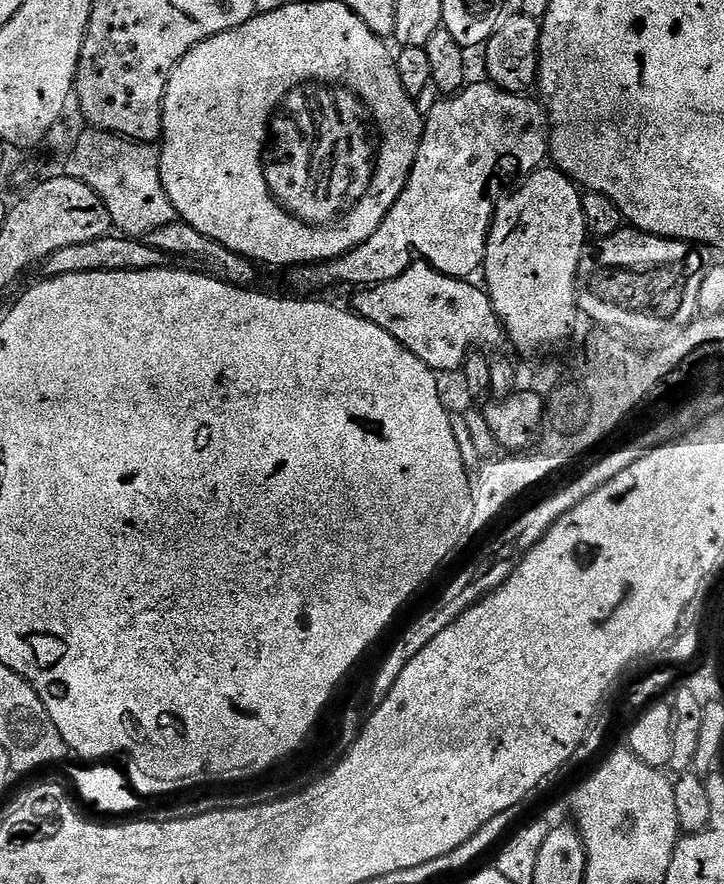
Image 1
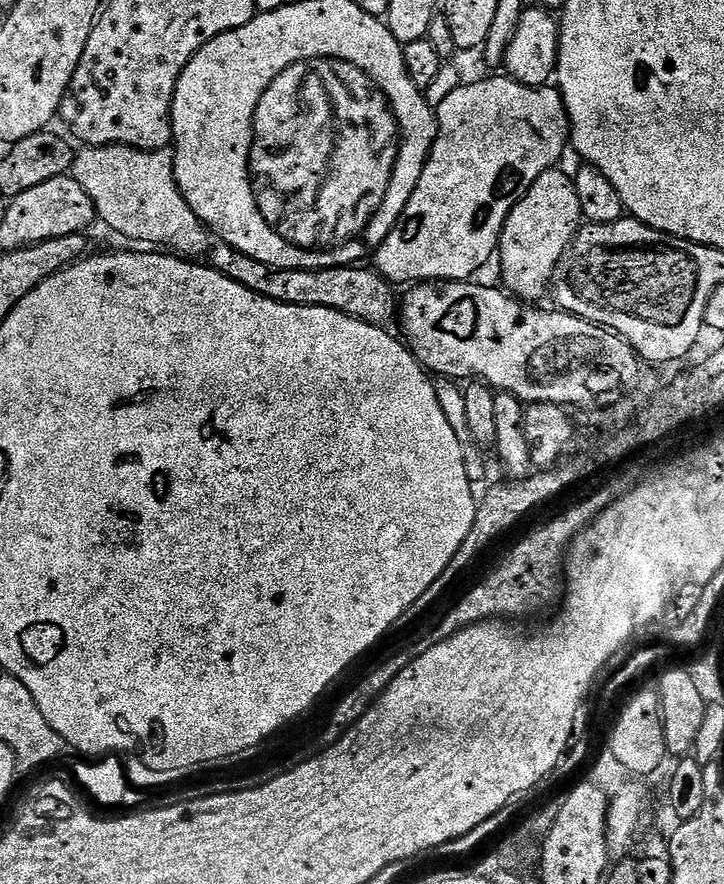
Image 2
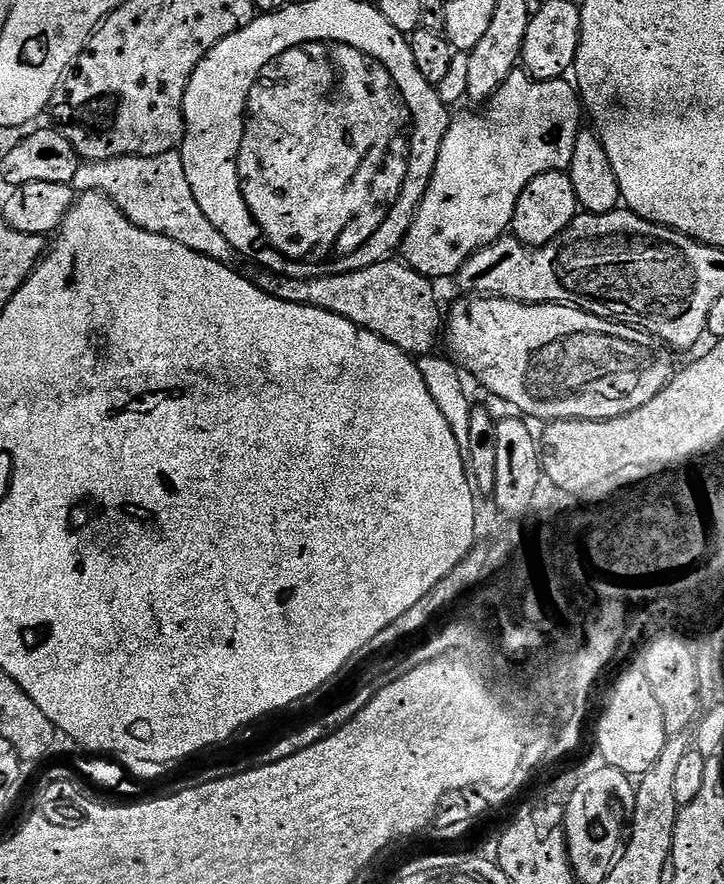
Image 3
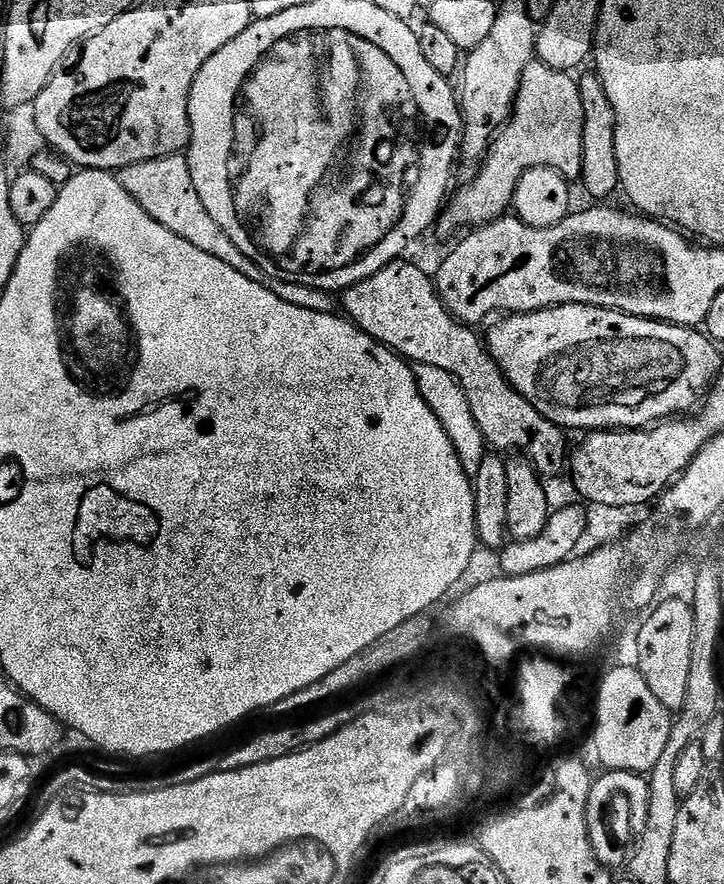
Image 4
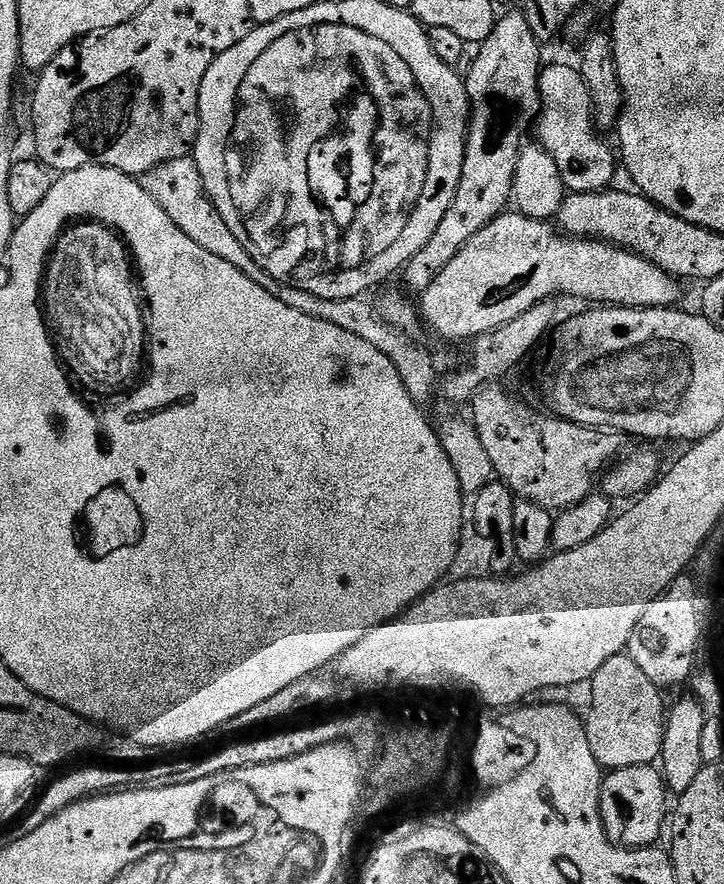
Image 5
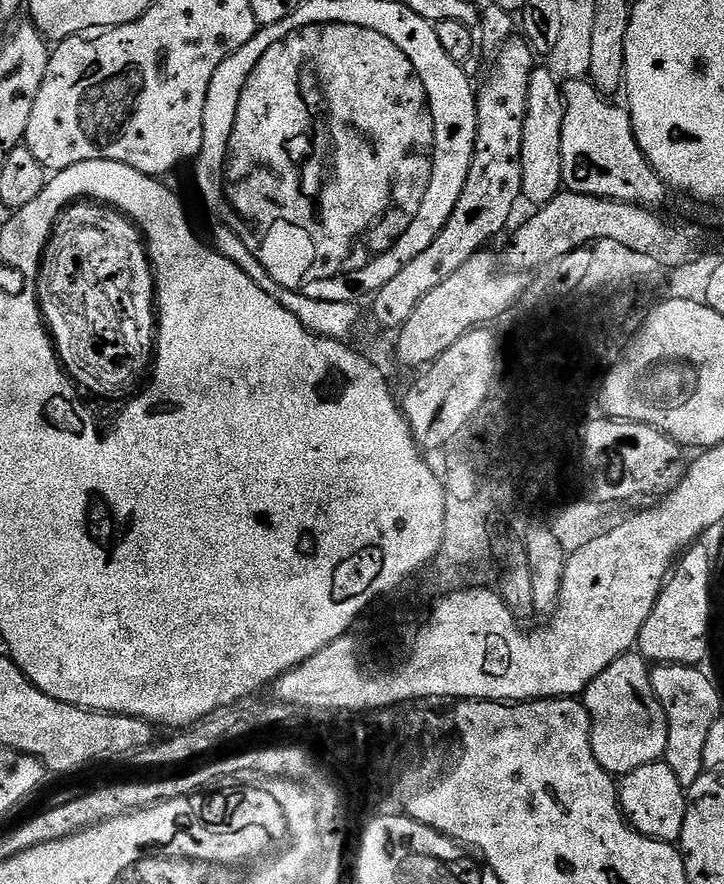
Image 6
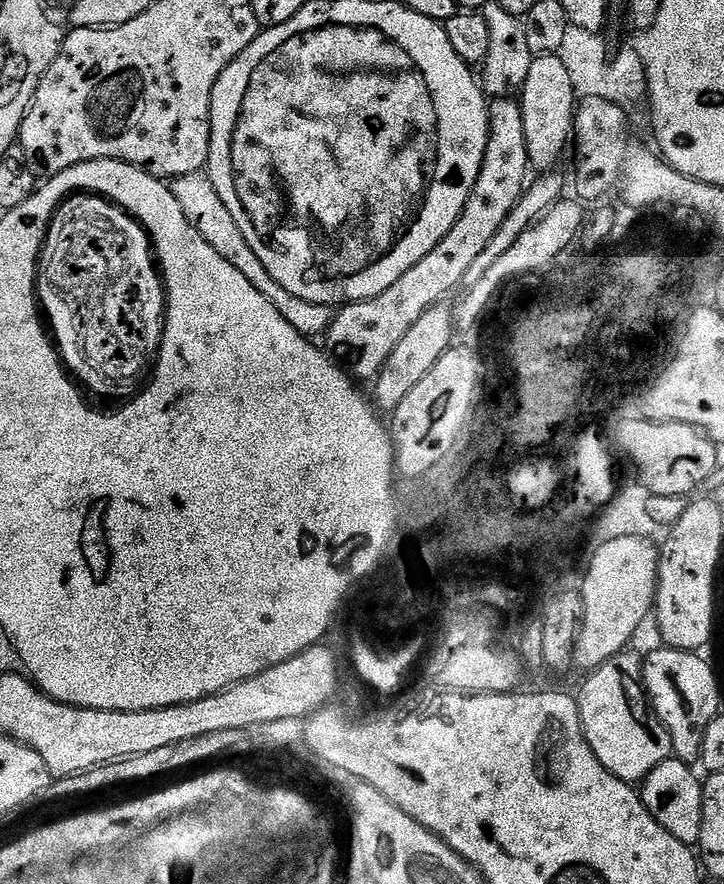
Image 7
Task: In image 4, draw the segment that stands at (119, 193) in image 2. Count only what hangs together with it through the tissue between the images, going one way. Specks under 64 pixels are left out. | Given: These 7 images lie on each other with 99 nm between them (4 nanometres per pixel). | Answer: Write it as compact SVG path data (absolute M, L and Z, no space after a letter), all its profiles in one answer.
M187 155L163 156L150 162L138 162L129 168L120 169L118 175L124 189L135 198L138 206L142 206L142 210L146 210L146 214L150 214L150 218L154 218L154 222L162 222L166 230L174 230L174 234L178 234L178 238L186 238L190 246L198 246L198 250L214 254L214 258L226 262L226 266L234 266L234 270L238 270L238 274L246 274L250 282L266 286L266 290L278 294L278 298L282 298L282 302L290 302L290 306L302 306L302 310L315 312L337 311L337 301L336 304L332 301L335 300L333 293L271 276L265 268L258 266L258 262L246 258L246 254L242 254L242 250L234 246L234 242L230 242L226 230L222 230L222 226L218 226L218 222L210 218L206 206L202 206L202 198L198 198L198 190L194 190L194 178L190 178Z

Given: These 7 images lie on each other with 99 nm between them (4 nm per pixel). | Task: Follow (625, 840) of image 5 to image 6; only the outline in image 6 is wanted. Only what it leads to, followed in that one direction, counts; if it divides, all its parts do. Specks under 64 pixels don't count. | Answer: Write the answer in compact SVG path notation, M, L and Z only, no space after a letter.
M663 762L638 766L638 770L627 772L619 781L620 807L628 818L628 823L641 832L643 836L649 836L655 840L661 840L667 844L676 844L682 834L682 828L686 822L686 810L688 809L688 797L682 782L678 782L674 770Z

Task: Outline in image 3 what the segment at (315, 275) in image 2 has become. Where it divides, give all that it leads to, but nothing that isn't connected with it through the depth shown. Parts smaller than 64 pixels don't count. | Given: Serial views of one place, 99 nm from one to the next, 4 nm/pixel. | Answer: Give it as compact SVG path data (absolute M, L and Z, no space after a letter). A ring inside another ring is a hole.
M396 258L380 260L346 274L315 276L300 280L297 276L280 276L277 272L257 271L254 282L266 294L282 302L301 304L307 308L321 308L338 314L359 328L378 334L386 342L398 346L413 357L421 358L436 348L442 336L442 308L436 305L433 281L418 274ZM397 260L397 261L396 261Z

